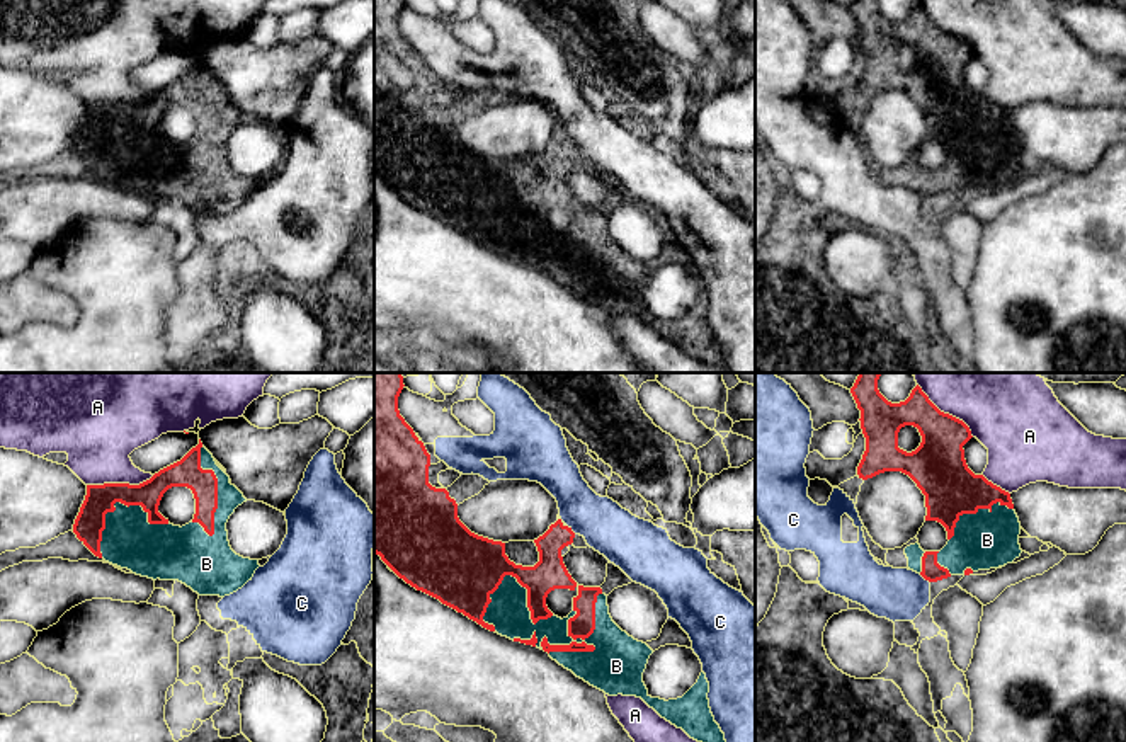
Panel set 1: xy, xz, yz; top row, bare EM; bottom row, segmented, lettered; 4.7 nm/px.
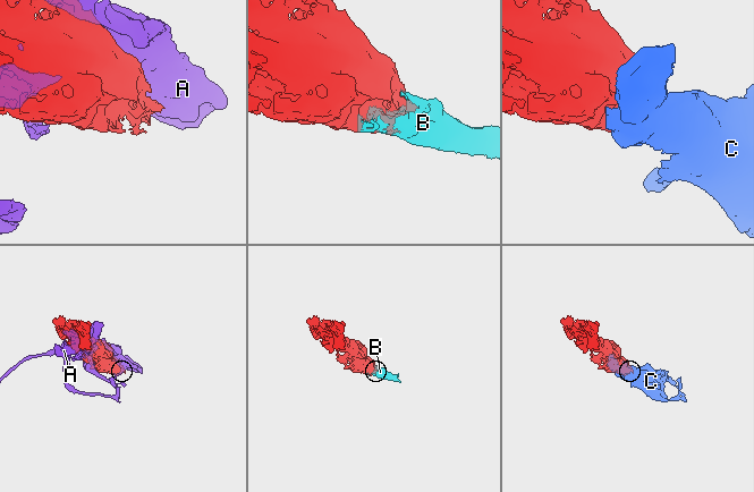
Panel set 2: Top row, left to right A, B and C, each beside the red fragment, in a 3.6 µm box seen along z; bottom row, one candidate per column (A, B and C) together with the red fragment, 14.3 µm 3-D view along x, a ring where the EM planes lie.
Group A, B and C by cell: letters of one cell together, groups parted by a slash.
A C / B

